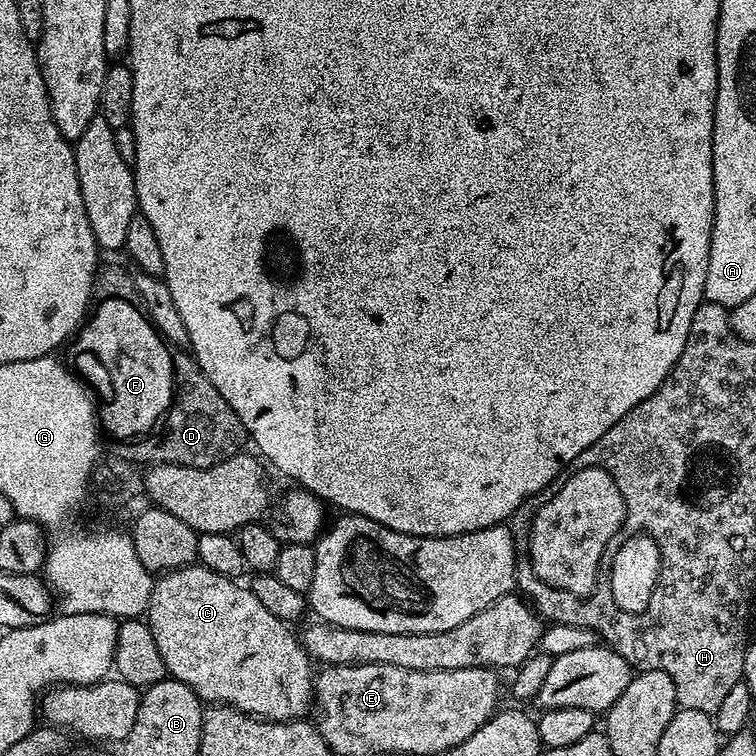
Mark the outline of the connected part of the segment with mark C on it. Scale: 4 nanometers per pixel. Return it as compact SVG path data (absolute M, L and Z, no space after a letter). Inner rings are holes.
M197 562L189 564L186 568L174 568L170 572L163 573L153 583L150 602L146 613L146 622L150 626L150 634L154 634L154 642L158 642L158 651L162 654L162 662L166 662L168 676L178 682L186 682L194 694L198 694L201 701L209 705L227 704L229 708L236 708L239 712L249 712L252 716L258 716L261 720L299 720L309 715L314 708L314 664L303 643L291 632L289 625L283 620L274 618L258 598L254 598L251 587L244 588L233 577L214 574L214 570L205 568Z

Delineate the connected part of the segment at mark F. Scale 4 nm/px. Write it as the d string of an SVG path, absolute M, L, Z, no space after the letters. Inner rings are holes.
M101 267L92 282L94 307L79 329L78 335L71 341L71 344L73 343L73 365L71 364L71 367L83 377L87 387L97 397L100 395L104 399L102 402L99 401L98 404L99 423L107 435L109 432L110 435L117 436L117 441L120 442L128 442L147 435L153 429L151 427L155 423L157 425L167 413L174 395L172 382L173 353L170 351L164 337L152 325L152 321L149 320L139 303L133 302L131 299L128 301L124 297L129 296L129 298L132 298L135 295L136 287L132 285L132 276L129 273L124 273L120 268Z

